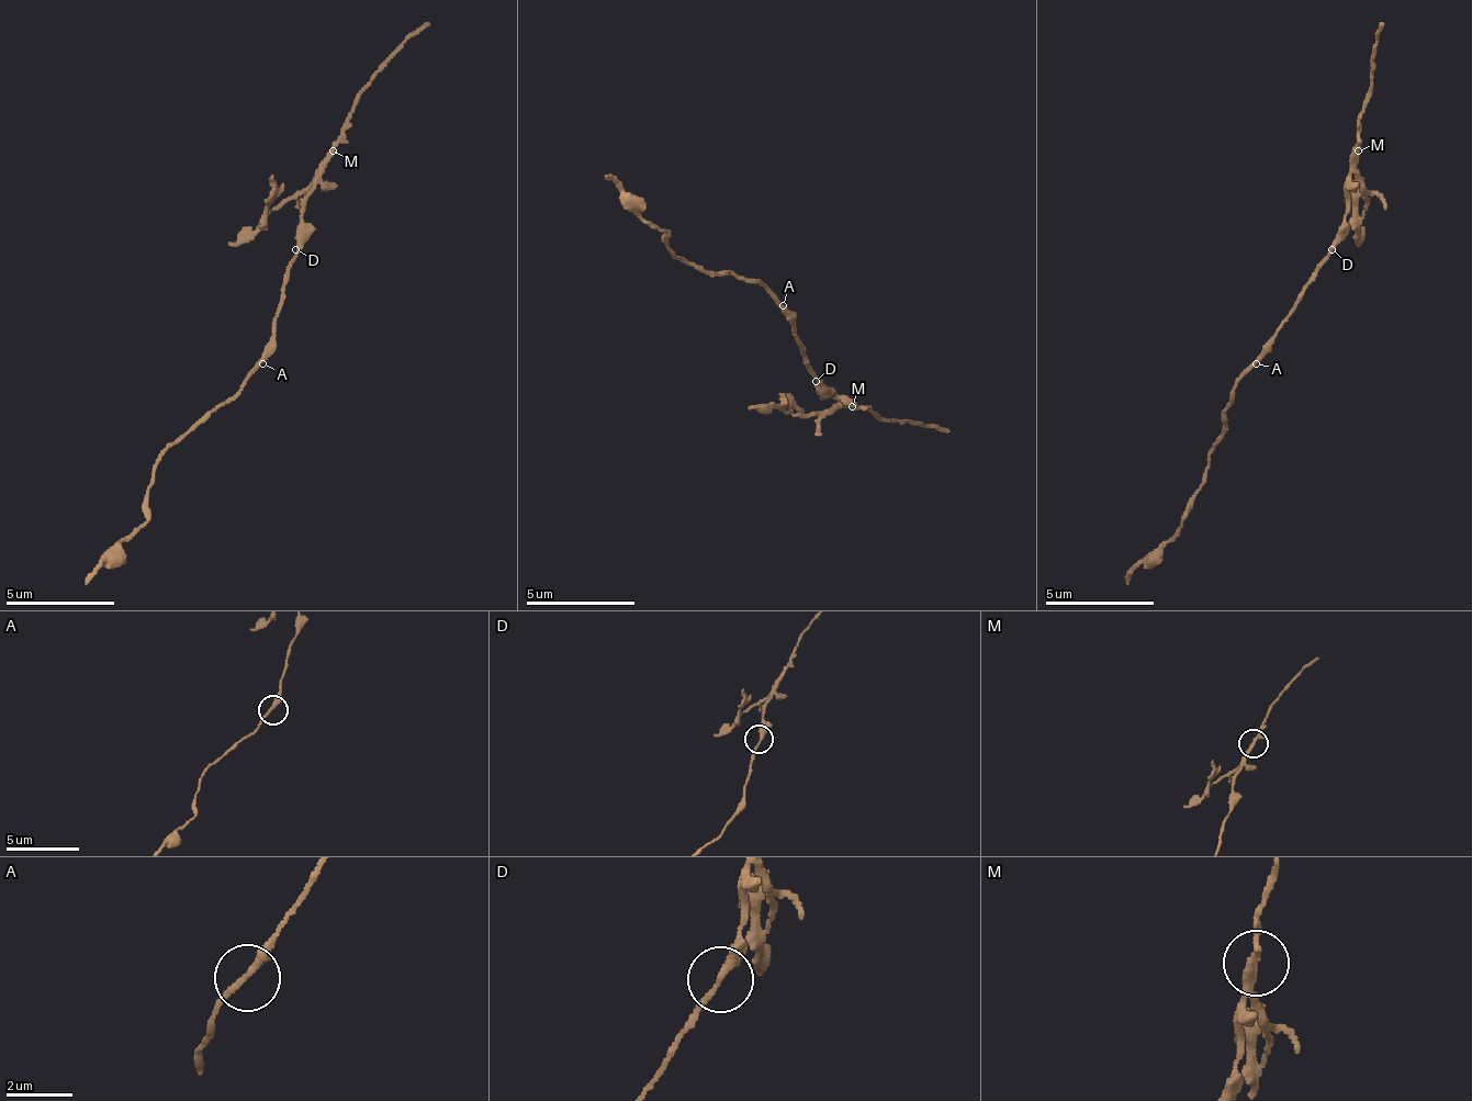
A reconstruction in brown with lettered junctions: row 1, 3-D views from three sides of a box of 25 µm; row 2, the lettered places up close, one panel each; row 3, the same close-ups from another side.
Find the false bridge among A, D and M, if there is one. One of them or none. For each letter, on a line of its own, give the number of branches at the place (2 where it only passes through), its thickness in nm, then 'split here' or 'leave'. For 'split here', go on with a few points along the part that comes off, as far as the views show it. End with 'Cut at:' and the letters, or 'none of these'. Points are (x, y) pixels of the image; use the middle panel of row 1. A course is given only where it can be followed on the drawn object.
A: branches 2; calibre 240 nm; leave
D: branches 2; calibre 280 nm; leave
M: branches 2; calibre 200 nm; split here; course (853, 408), (816, 414), (750, 408)
Cut at: M

